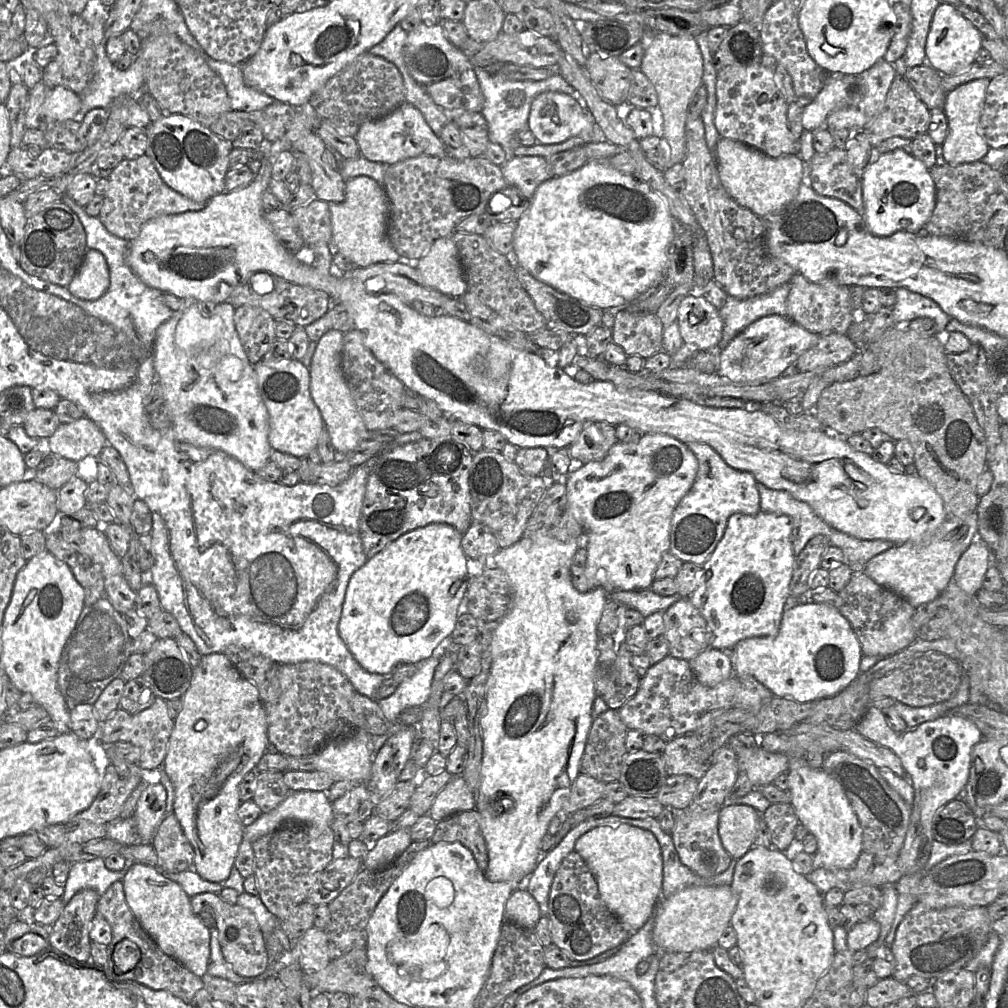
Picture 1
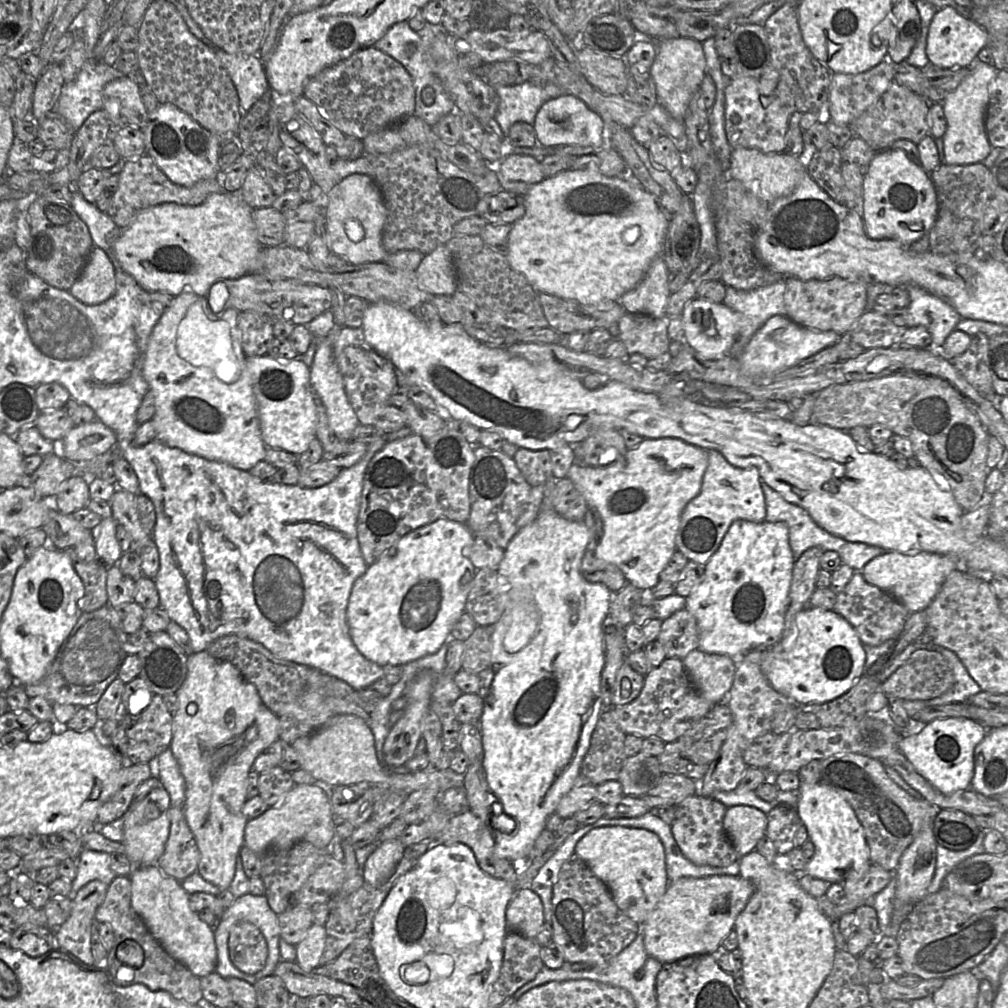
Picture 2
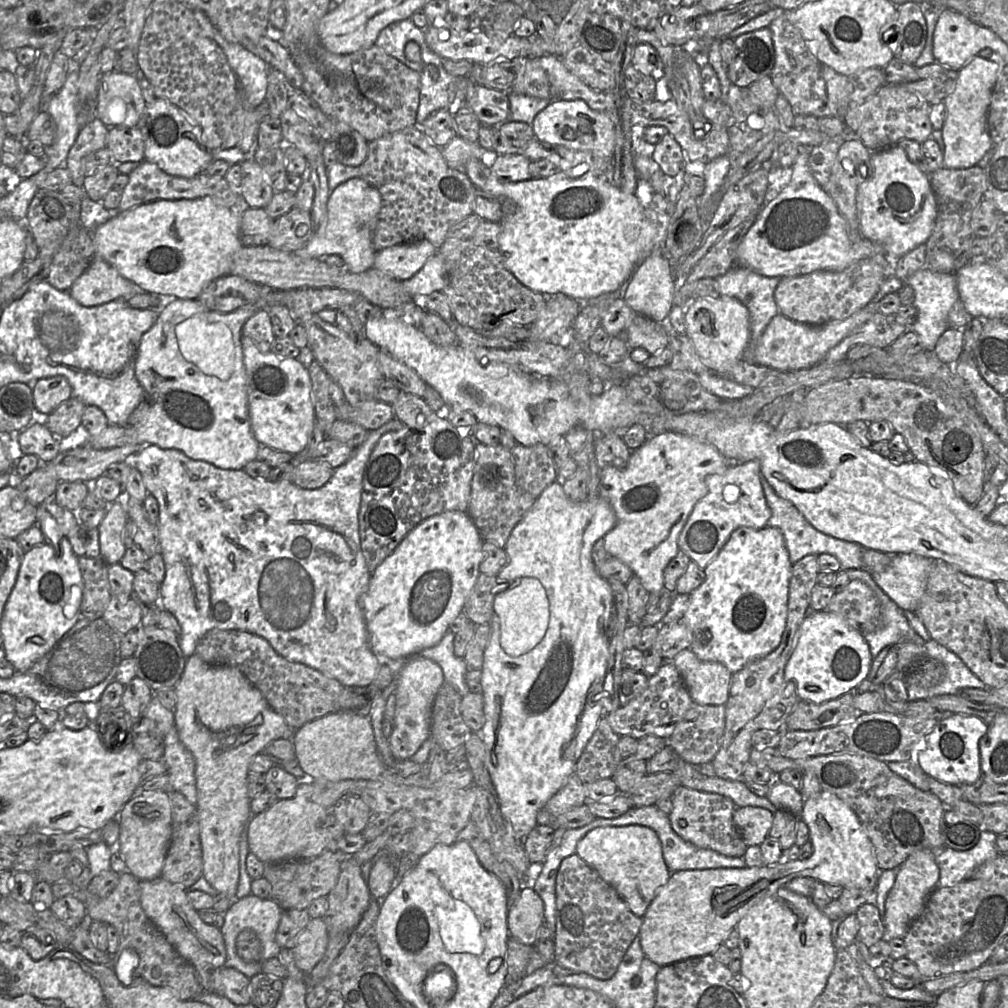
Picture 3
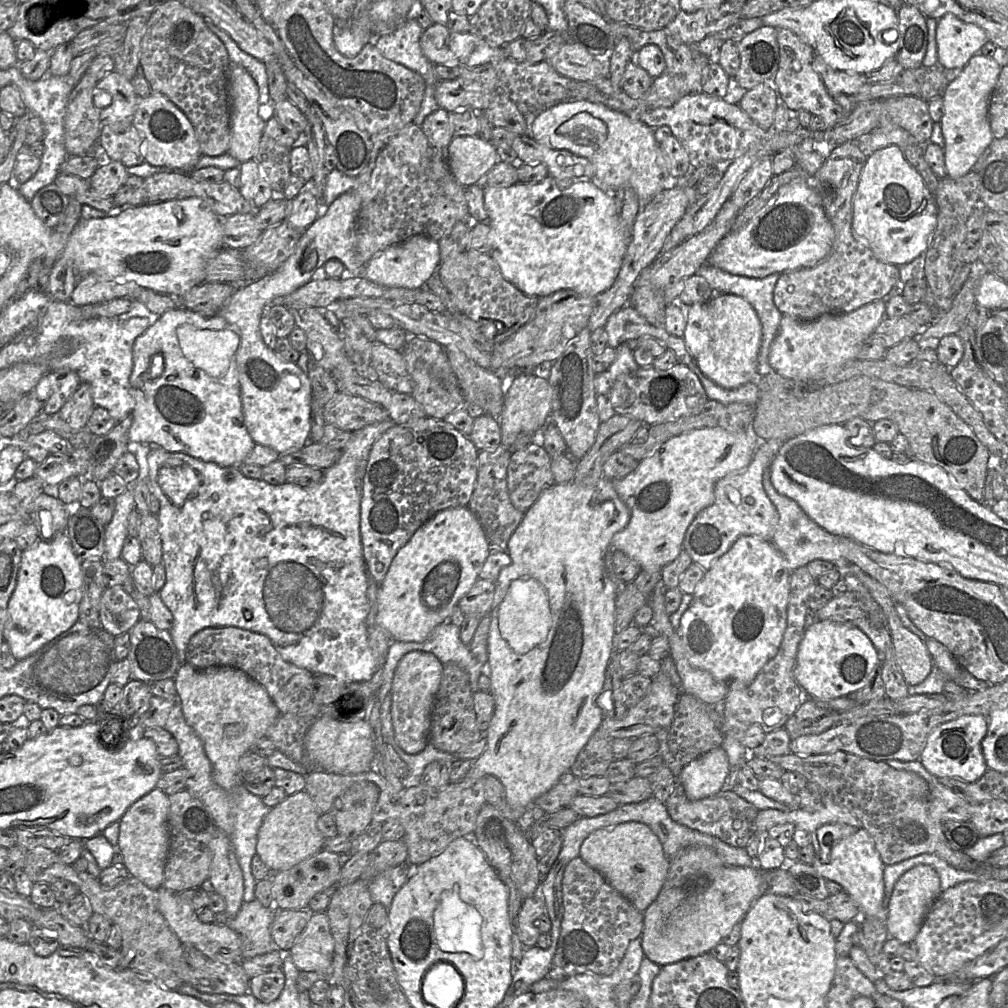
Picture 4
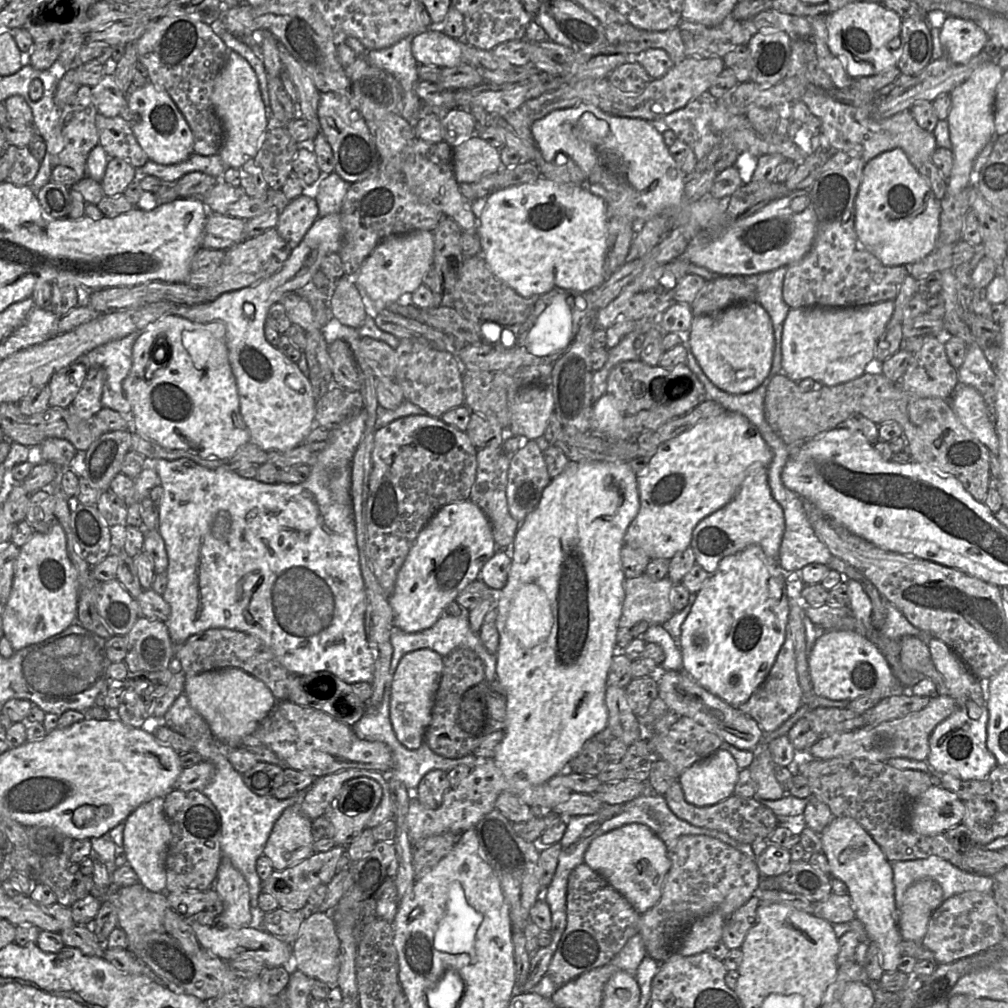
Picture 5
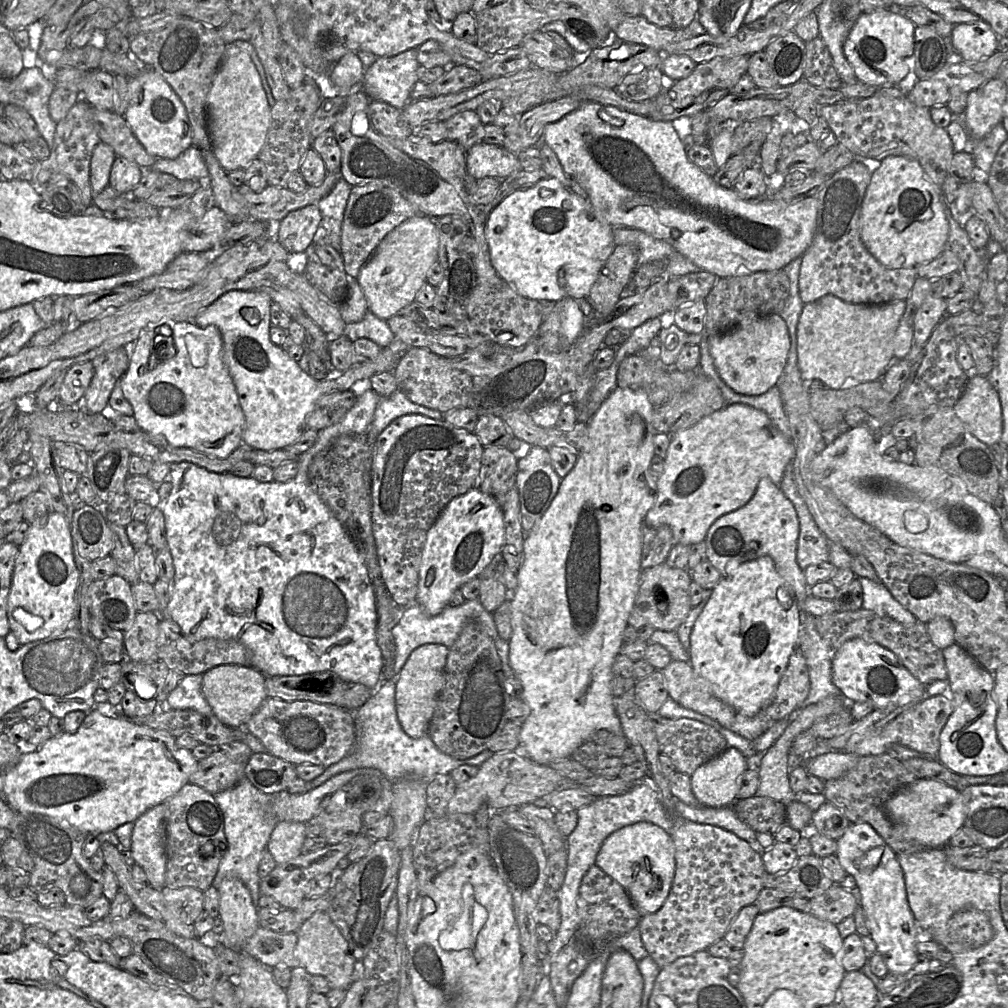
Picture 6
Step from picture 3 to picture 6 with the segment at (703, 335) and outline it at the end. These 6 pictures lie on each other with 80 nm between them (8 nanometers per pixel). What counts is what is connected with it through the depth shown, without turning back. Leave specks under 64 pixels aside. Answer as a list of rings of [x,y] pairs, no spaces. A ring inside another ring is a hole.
[[[746,312],[727,332],[707,336],[709,351],[722,381],[744,395],[759,395],[777,385],[787,364],[790,336],[786,322],[778,314]]]

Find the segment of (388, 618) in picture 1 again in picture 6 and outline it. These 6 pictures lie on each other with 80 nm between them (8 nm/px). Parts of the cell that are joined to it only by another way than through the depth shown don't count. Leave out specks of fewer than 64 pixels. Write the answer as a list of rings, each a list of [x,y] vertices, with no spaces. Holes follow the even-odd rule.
[[[477,487],[454,497],[446,504],[427,532],[421,555],[415,602],[426,615],[441,613],[455,590],[478,577],[501,551],[504,533],[502,508],[492,496]]]

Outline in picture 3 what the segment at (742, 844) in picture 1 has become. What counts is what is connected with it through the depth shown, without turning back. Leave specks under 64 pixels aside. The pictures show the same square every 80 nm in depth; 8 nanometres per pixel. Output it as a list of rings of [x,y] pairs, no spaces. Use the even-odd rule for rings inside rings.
[[[737,807],[733,813],[733,823],[749,846],[759,846],[768,836],[772,826],[773,813],[760,807]]]

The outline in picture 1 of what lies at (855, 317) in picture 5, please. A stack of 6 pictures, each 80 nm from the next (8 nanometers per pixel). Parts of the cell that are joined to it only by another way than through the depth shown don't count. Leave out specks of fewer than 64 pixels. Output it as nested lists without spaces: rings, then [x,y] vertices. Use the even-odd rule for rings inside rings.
[[[780,315],[763,317],[741,331],[720,351],[718,375],[734,382],[761,383],[773,380],[792,369],[801,354],[815,346],[820,334],[811,332]]]

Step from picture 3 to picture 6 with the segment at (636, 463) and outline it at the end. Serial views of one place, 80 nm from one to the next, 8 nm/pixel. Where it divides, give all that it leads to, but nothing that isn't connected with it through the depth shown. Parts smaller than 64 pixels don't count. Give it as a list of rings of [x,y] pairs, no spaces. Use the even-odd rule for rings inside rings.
[[[730,404],[730,405],[726,405],[724,408],[722,408],[722,409],[720,409],[718,411],[715,411],[715,412],[711,413],[708,416],[703,417],[700,421],[698,421],[696,424],[694,424],[691,427],[678,430],[678,431],[676,431],[674,433],[665,433],[665,434],[670,435],[670,445],[668,447],[667,454],[666,454],[665,461],[664,461],[664,470],[663,470],[662,474],[660,475],[660,477],[657,480],[657,484],[656,484],[656,499],[655,499],[654,505],[647,512],[647,514],[646,514],[645,518],[644,518],[644,524],[646,526],[650,527],[650,528],[658,528],[658,527],[660,527],[662,525],[669,526],[671,528],[671,530],[672,530],[673,537],[675,539],[675,545],[680,543],[680,544],[683,544],[683,545],[690,546],[692,544],[697,544],[697,543],[700,543],[700,542],[704,542],[704,540],[706,538],[706,535],[707,535],[707,532],[708,532],[709,528],[712,526],[712,524],[717,519],[719,519],[720,517],[722,517],[723,515],[728,514],[730,512],[733,512],[733,511],[741,508],[742,506],[744,506],[753,497],[753,495],[754,495],[754,493],[756,491],[757,485],[758,485],[759,481],[762,478],[769,478],[774,484],[776,484],[776,485],[779,486],[780,483],[781,483],[781,481],[782,481],[782,478],[783,478],[783,475],[784,475],[784,472],[786,470],[787,465],[794,458],[794,446],[793,446],[792,442],[772,422],[772,420],[769,418],[769,416],[764,411],[762,411],[762,410],[758,410],[756,408],[753,408],[751,406],[744,405],[744,404]]]

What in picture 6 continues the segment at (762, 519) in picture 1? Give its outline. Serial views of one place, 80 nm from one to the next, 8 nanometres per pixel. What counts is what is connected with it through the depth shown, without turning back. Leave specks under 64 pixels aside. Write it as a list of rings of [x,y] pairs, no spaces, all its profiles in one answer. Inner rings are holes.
[[[766,556],[741,565],[733,574],[721,578],[711,591],[711,596],[697,618],[690,635],[690,646],[688,649],[689,663],[696,674],[707,683],[710,693],[715,698],[744,716],[754,717],[772,699],[779,681],[786,670],[790,656],[799,647],[799,617],[801,610],[798,601],[793,590],[777,573],[771,558]]]

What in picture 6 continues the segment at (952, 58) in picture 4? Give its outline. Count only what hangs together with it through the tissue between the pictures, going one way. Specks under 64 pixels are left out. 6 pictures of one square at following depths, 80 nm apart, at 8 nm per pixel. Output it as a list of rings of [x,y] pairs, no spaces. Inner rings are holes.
[[[984,21],[953,25],[951,39],[954,49],[963,60],[979,60],[994,54],[998,49],[998,35]]]

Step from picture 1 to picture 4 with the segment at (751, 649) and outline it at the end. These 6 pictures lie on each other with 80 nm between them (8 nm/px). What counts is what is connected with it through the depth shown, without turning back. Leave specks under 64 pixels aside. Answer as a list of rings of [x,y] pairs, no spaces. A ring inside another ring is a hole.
[[[818,620],[806,628],[799,643],[793,675],[812,700],[828,701],[863,688],[879,664],[880,659],[871,640],[857,626]]]

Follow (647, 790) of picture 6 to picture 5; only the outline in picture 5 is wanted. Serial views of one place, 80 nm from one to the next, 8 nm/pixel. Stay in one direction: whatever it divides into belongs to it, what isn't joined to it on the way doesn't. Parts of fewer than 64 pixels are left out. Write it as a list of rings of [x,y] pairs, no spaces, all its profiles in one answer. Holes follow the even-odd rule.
[[[653,791],[646,792],[643,795],[626,803],[616,805],[603,804],[601,809],[592,815],[572,816],[567,819],[567,828],[560,841],[561,852],[558,857],[558,864],[555,874],[549,886],[544,889],[541,894],[541,898],[543,898],[549,904],[551,910],[551,942],[559,942],[565,931],[567,925],[566,899],[568,877],[574,868],[584,863],[584,854],[590,843],[595,838],[611,830],[632,823],[639,823],[649,827],[666,845],[668,849],[668,856],[669,848],[674,847],[679,837],[683,835],[706,835],[734,847],[738,851],[747,855],[752,861],[756,860],[756,856],[752,850],[751,844],[741,844],[723,832],[710,830],[703,827],[696,827],[686,821],[679,819],[669,809],[664,797],[655,794]]]

